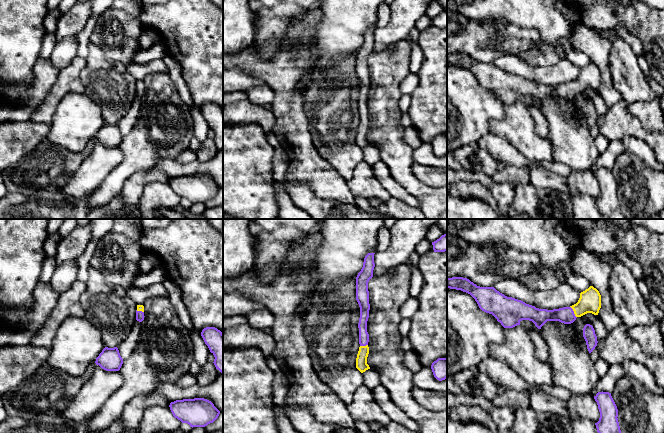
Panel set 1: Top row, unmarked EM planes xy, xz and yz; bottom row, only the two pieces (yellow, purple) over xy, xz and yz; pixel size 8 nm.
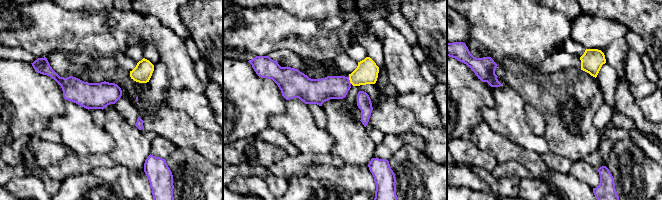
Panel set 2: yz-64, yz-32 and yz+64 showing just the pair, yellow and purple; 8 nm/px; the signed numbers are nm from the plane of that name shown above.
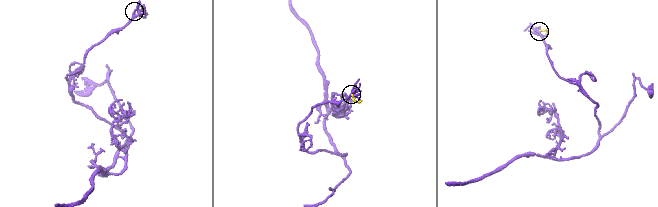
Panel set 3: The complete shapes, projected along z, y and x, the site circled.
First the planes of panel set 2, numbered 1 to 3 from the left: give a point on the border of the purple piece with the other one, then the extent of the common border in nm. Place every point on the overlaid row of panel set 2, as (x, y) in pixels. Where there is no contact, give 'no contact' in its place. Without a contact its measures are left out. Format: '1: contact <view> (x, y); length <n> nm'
1: no contact
2: contact yz-32 (349, 79); length 60 nm
3: no contact

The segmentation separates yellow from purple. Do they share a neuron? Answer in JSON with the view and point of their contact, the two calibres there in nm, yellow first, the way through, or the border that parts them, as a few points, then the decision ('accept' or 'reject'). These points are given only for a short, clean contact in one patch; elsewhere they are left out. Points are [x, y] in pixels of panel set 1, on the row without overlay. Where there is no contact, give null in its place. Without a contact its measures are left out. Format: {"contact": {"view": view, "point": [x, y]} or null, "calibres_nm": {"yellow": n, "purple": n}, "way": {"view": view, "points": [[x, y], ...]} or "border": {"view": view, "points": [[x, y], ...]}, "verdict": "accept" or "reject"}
{"contact": {"view": "yz", "point": [574, 88]}, "calibres_nm": {"yellow": 180, "purple": 130}, "way": {"view": "yz", "points": [[590, 76], [574, 88], [565, 91]]}, "verdict": "accept"}

